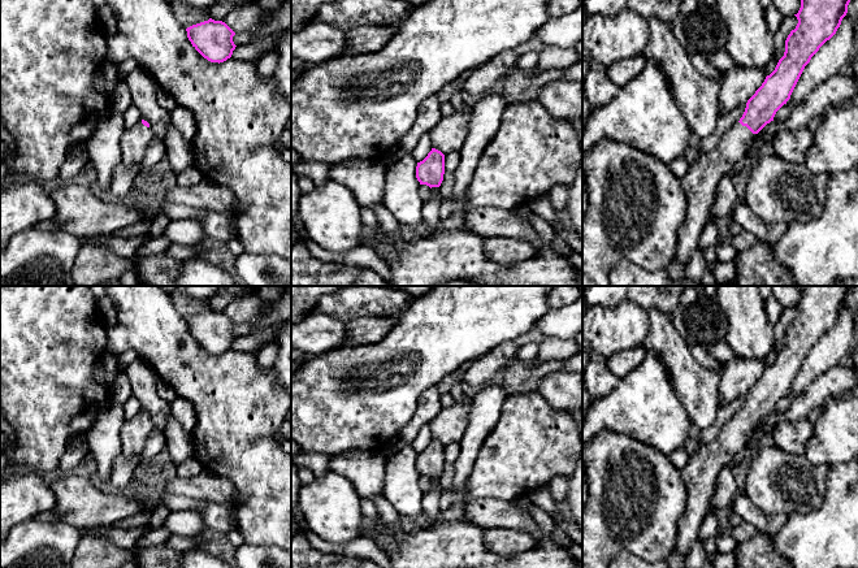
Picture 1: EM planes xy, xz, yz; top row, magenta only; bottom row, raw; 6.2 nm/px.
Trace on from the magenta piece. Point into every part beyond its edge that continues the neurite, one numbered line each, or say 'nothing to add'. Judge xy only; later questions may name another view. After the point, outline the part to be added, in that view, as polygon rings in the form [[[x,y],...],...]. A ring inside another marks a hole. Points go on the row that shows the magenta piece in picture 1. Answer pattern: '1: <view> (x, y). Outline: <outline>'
1: xy (134, 142). Outline: [[[142,120],[133,127],[126,129],[121,139],[122,162],[126,166],[140,165],[153,136],[152,129],[144,126]]]

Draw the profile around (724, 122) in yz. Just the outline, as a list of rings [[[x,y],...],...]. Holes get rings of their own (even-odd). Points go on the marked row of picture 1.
[[[746,104],[734,108],[732,112],[720,116],[712,134],[701,139],[699,156],[711,152],[719,143],[720,136],[734,123],[738,122],[745,112]]]

